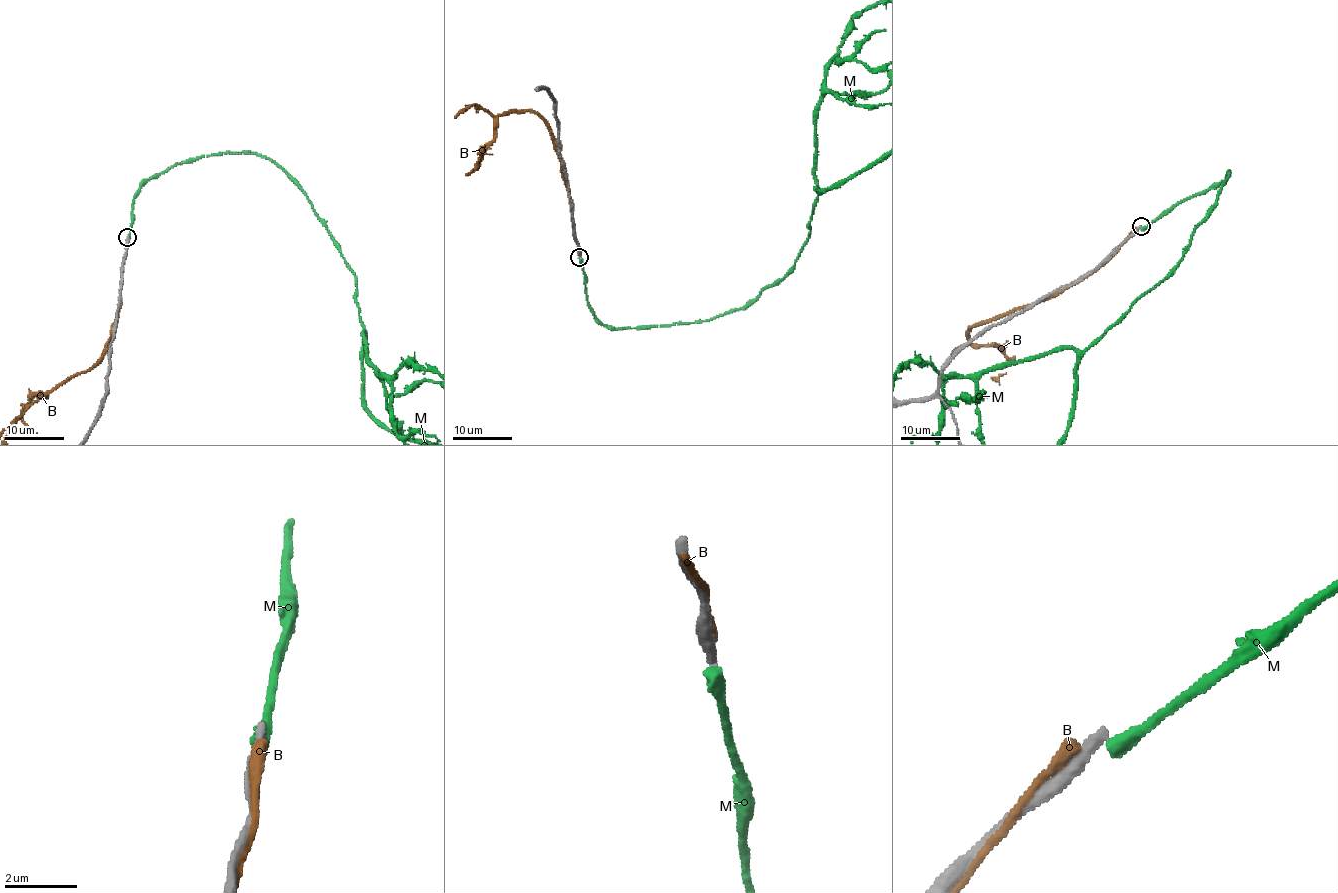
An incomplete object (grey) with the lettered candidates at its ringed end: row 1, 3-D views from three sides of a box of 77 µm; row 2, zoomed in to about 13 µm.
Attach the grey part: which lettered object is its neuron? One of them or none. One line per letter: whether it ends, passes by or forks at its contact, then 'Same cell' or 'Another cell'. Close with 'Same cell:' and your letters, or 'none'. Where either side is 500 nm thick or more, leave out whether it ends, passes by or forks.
B: It passes by. Another cell
M: It ends there. Another cell
Same cell: none

